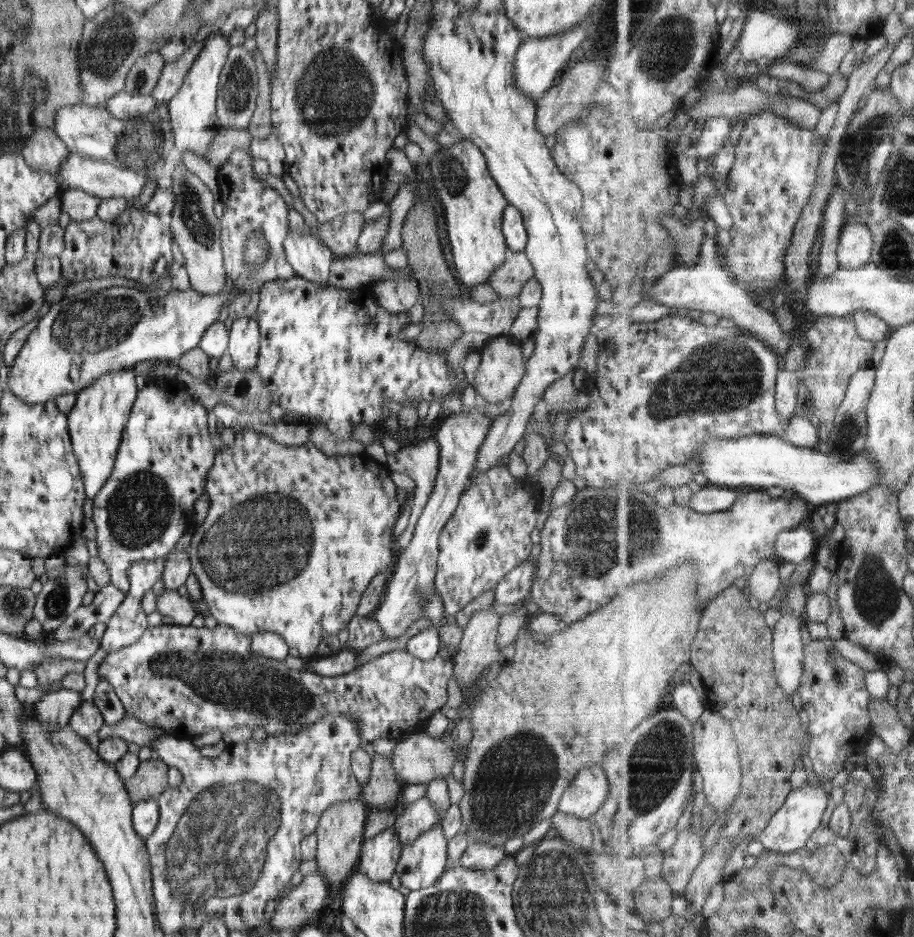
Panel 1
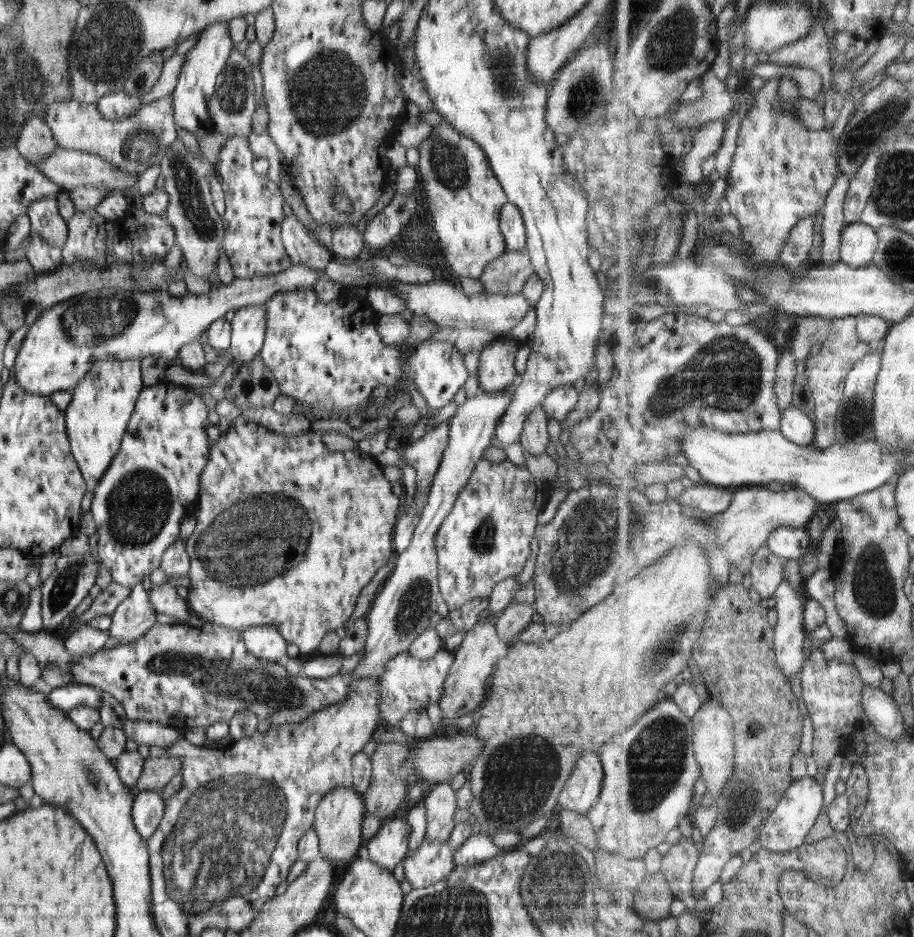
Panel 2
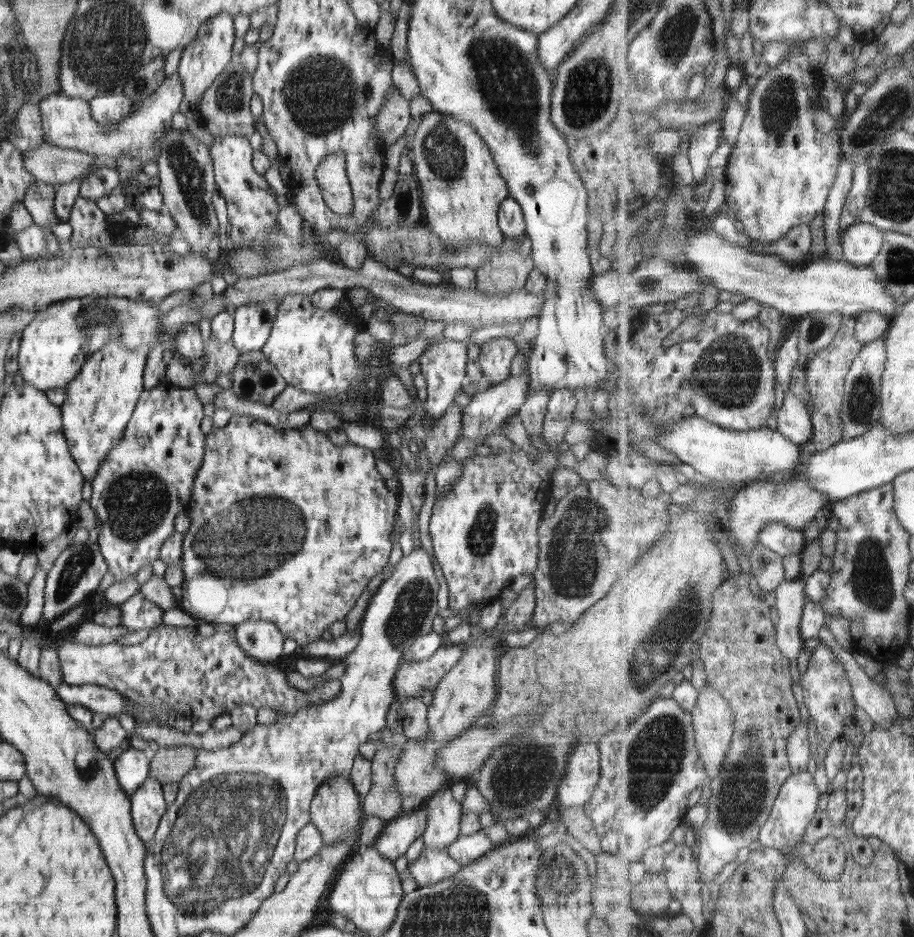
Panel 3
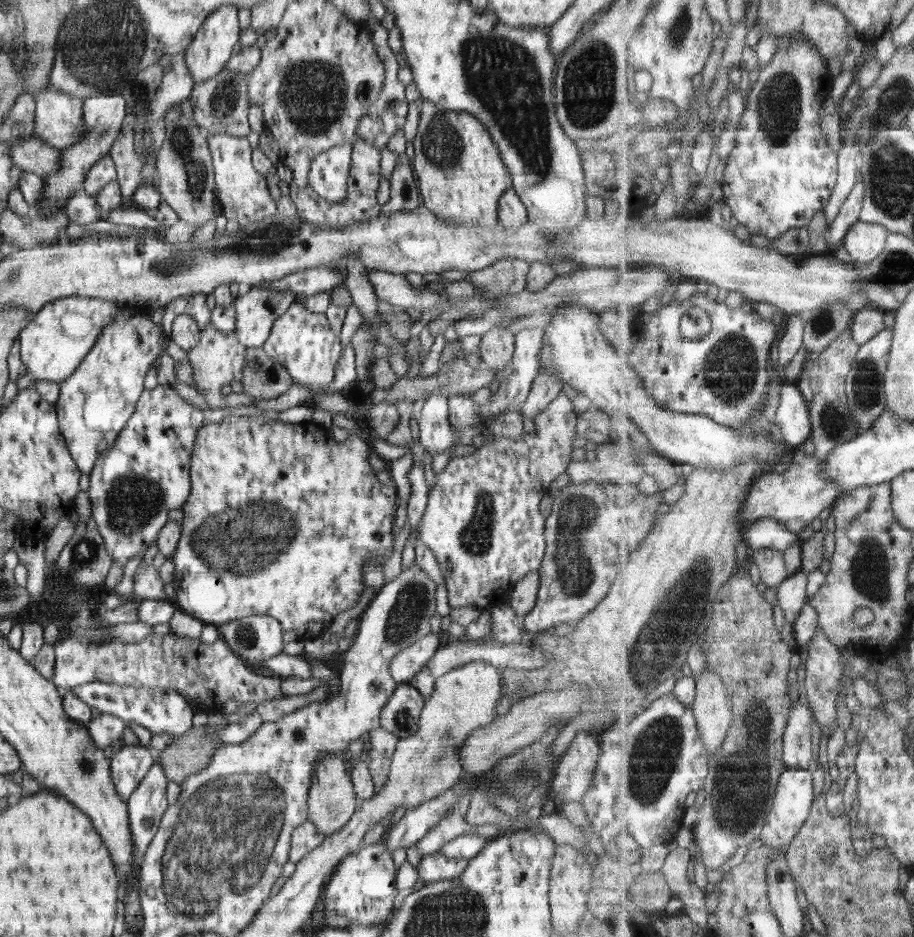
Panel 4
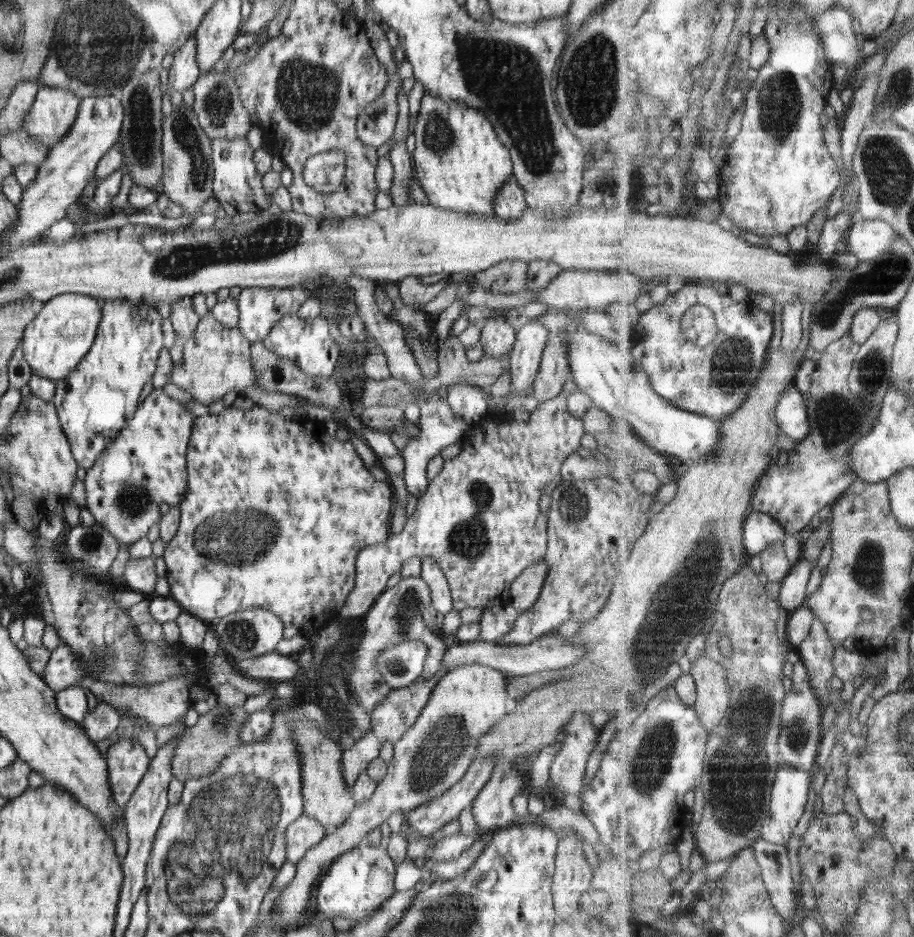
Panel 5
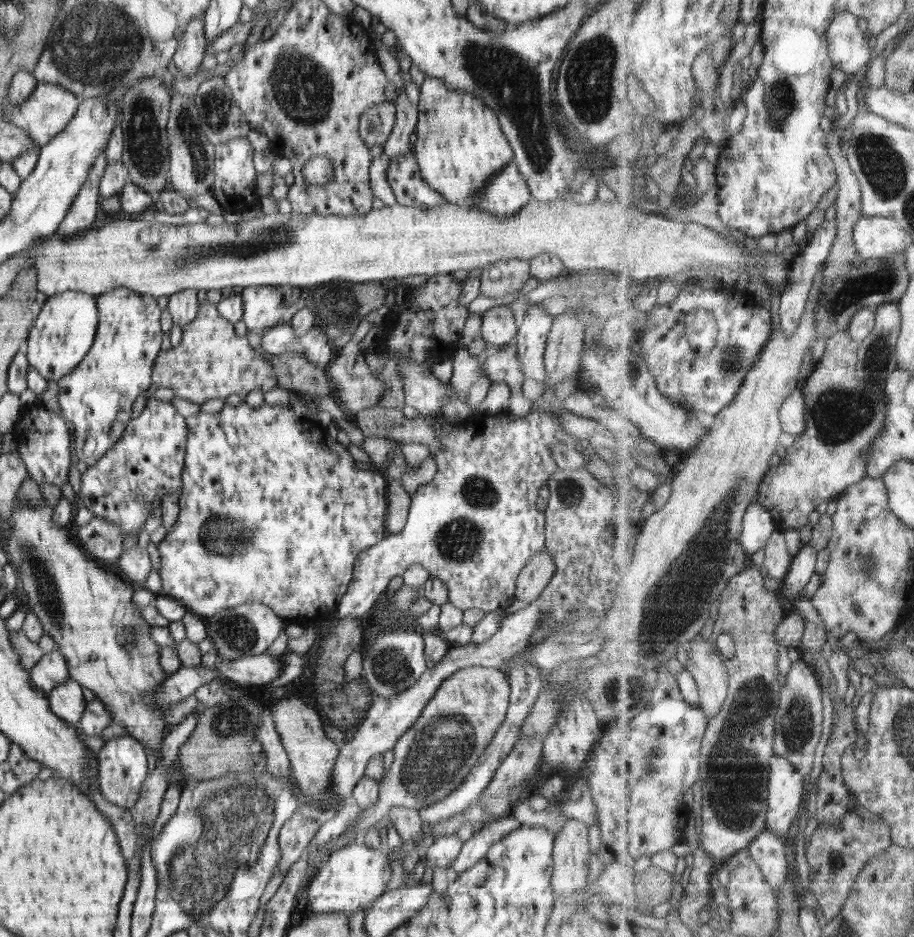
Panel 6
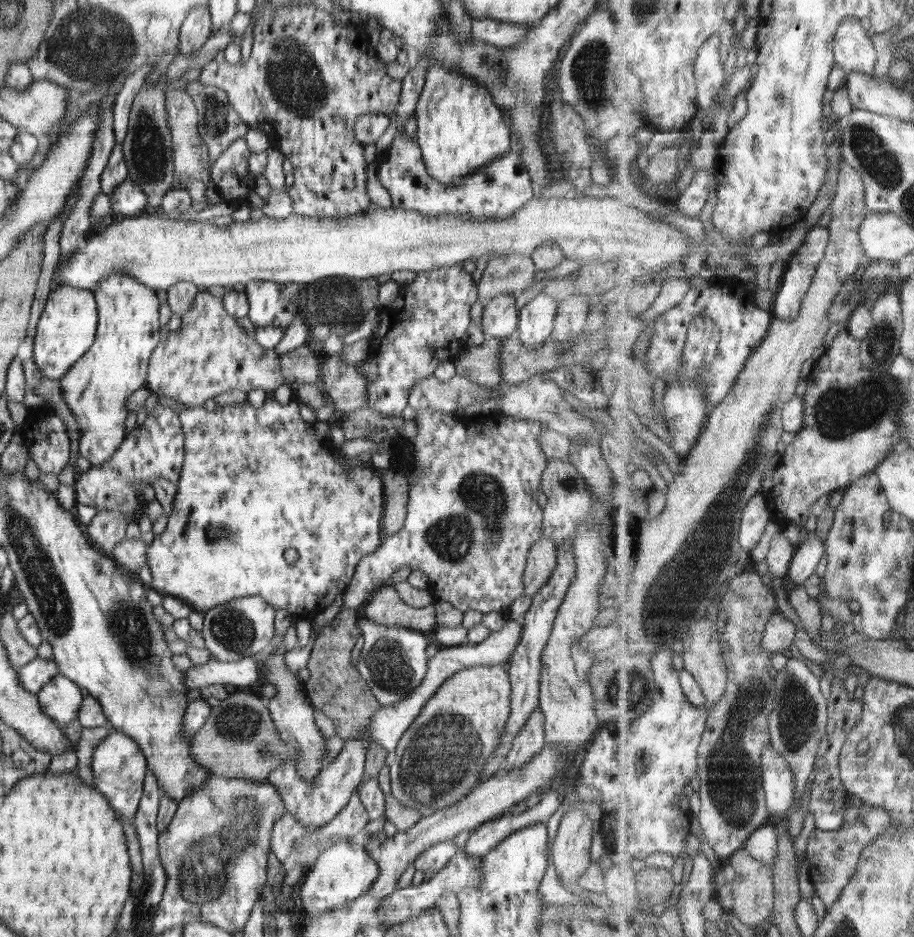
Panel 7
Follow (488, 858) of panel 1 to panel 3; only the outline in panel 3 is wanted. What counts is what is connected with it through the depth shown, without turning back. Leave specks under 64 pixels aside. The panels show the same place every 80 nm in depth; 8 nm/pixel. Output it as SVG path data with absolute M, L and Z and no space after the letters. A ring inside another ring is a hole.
M482 830L468 836L459 836L447 847L450 856L461 866L470 864L493 849L490 838Z

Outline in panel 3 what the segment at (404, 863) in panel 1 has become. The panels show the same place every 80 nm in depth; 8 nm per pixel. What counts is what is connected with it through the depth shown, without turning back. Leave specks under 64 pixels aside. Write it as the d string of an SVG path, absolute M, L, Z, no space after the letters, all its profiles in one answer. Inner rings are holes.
M423 847L420 856L409 864L410 874L416 880L417 888L424 888L433 883L450 878L462 868L444 849Z

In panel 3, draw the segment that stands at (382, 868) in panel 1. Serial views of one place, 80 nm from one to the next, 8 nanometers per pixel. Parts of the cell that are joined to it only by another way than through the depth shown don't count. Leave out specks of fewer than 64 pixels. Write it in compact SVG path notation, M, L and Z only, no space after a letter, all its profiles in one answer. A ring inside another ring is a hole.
M422 804L389 821L372 846L382 856L394 862L399 856L405 856L408 847L423 836L426 823L427 806Z

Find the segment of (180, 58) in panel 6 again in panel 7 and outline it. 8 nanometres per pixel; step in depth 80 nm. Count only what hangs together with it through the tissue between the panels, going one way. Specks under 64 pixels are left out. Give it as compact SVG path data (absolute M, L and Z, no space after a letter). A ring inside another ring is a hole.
M199 6L188 13L179 30L179 54L191 56L208 40L211 32L209 6Z

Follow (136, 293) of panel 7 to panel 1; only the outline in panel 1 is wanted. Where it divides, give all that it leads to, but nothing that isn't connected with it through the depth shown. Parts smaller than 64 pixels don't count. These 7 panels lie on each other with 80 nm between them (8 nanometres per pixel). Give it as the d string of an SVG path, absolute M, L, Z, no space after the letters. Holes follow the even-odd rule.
M123 368L118 372L107 372L104 376L92 382L92 384L77 393L72 410L68 413L68 433L71 436L72 448L79 462L79 469L83 478L83 487L87 498L93 499L110 478L116 455L121 443L121 438L126 428L126 422L139 388L136 387L135 370Z

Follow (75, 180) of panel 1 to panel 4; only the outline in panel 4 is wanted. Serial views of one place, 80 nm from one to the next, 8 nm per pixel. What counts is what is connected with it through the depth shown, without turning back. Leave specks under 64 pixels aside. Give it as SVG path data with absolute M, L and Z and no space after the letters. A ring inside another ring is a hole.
M36 136L23 139L22 143L8 146L12 162L24 172L36 173L42 179L60 169L62 152L45 144Z

